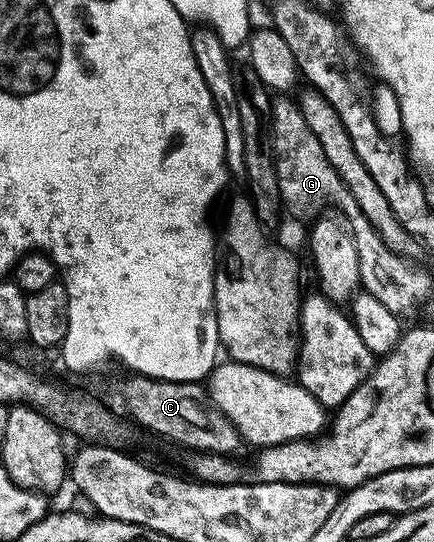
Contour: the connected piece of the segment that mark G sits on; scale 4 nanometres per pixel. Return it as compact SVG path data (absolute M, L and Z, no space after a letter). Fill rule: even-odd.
M286 93L274 95L269 104L275 107L275 132L277 132L276 142L271 144L272 151L276 157L287 156L283 167L283 161L276 161L278 188L280 192L282 206L289 206L291 210L290 219L294 221L308 221L312 214L320 215L323 209L338 208L344 215L347 228L351 231L354 243L357 247L357 254L370 256L373 252L383 254L383 242L376 235L376 230L369 220L365 219L364 213L357 206L353 196L350 195L344 181L334 171L333 166L326 159L325 152L322 151L321 144L318 143L317 136L309 129L309 124L301 114L298 103L294 97L289 98ZM301 210L301 213L299 213Z

